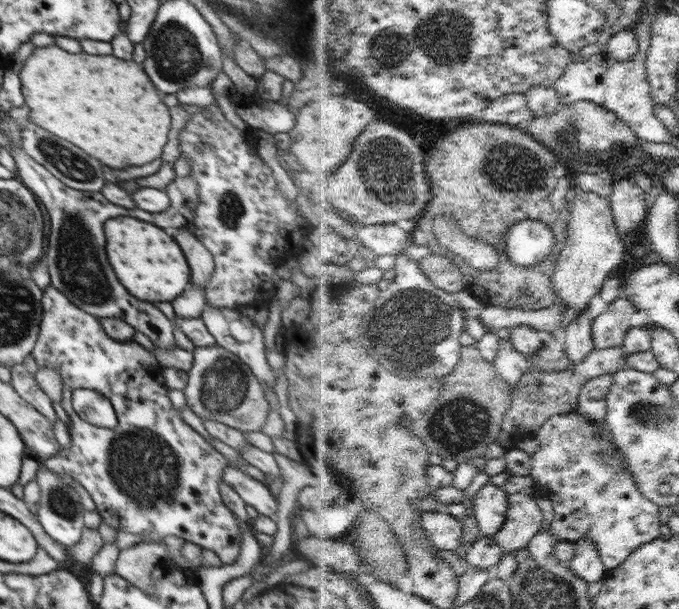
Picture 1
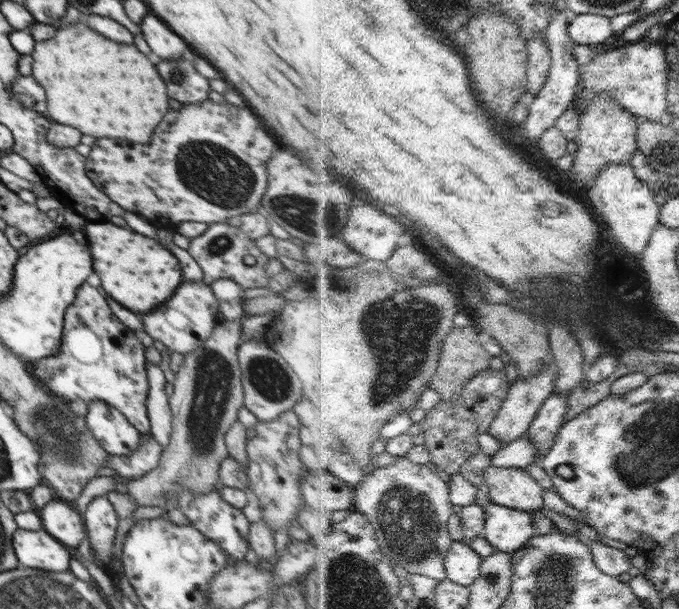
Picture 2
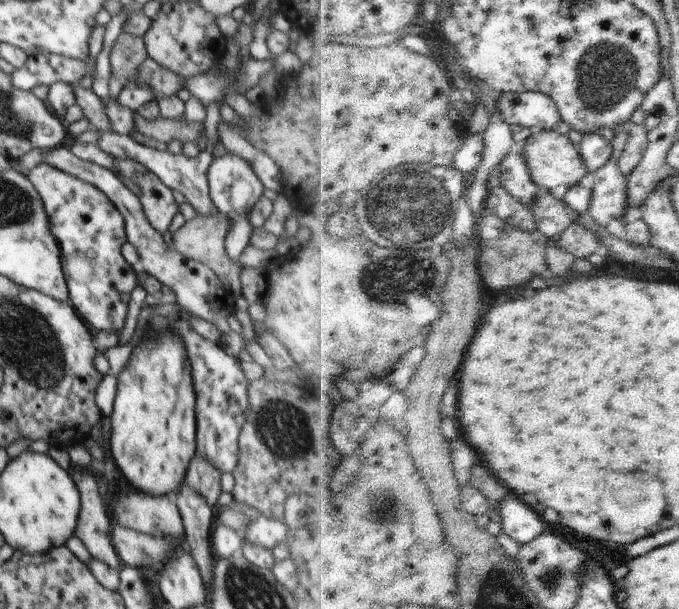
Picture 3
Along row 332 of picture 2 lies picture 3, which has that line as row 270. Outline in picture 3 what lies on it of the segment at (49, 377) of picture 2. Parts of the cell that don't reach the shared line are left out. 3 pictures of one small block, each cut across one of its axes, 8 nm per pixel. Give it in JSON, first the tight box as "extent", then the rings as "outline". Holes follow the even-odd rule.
{"extent":[27,162,138,332],"outline":[[[46,162],[38,164],[27,178],[42,200],[49,229],[60,246],[70,304],[90,329],[119,332],[128,312],[130,292],[138,285],[136,272],[121,252],[122,244],[127,243],[122,214],[96,186]]]}

